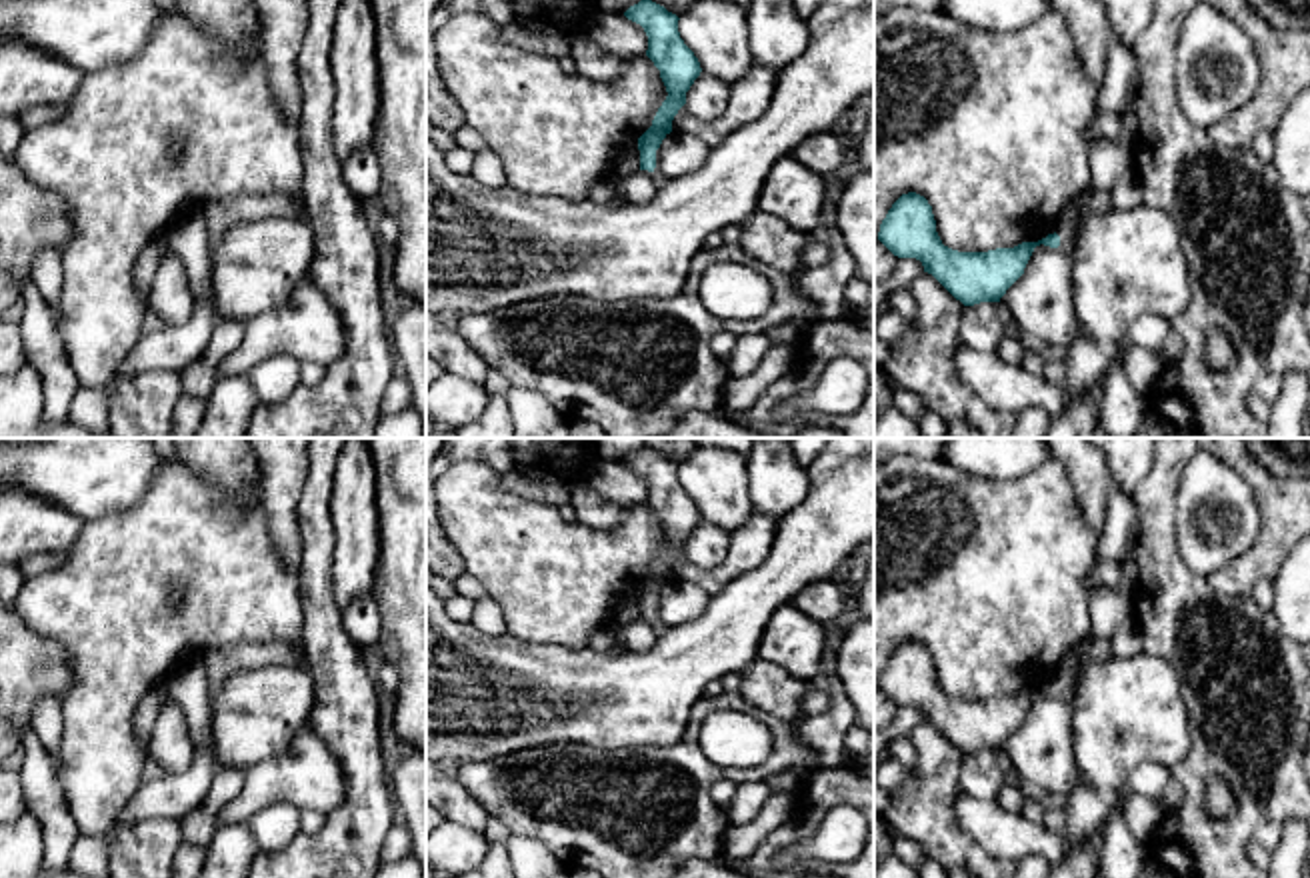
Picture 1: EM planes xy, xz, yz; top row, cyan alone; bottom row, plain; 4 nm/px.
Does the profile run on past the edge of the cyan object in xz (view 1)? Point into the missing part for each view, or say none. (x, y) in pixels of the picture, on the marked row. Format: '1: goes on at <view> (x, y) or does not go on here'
1: does not go on here

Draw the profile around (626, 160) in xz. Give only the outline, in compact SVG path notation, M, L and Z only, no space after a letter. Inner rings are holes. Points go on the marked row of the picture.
M638 146L620 148L614 156L612 172L606 180L620 186L628 176L640 170L640 150Z

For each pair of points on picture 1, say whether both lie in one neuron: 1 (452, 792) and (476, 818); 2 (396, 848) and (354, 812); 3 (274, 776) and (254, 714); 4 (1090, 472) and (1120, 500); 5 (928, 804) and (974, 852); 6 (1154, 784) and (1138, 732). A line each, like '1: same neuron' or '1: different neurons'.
1: same neuron
2: different neurons
3: different neurons
4: different neurons
5: same neuron
6: different neurons

